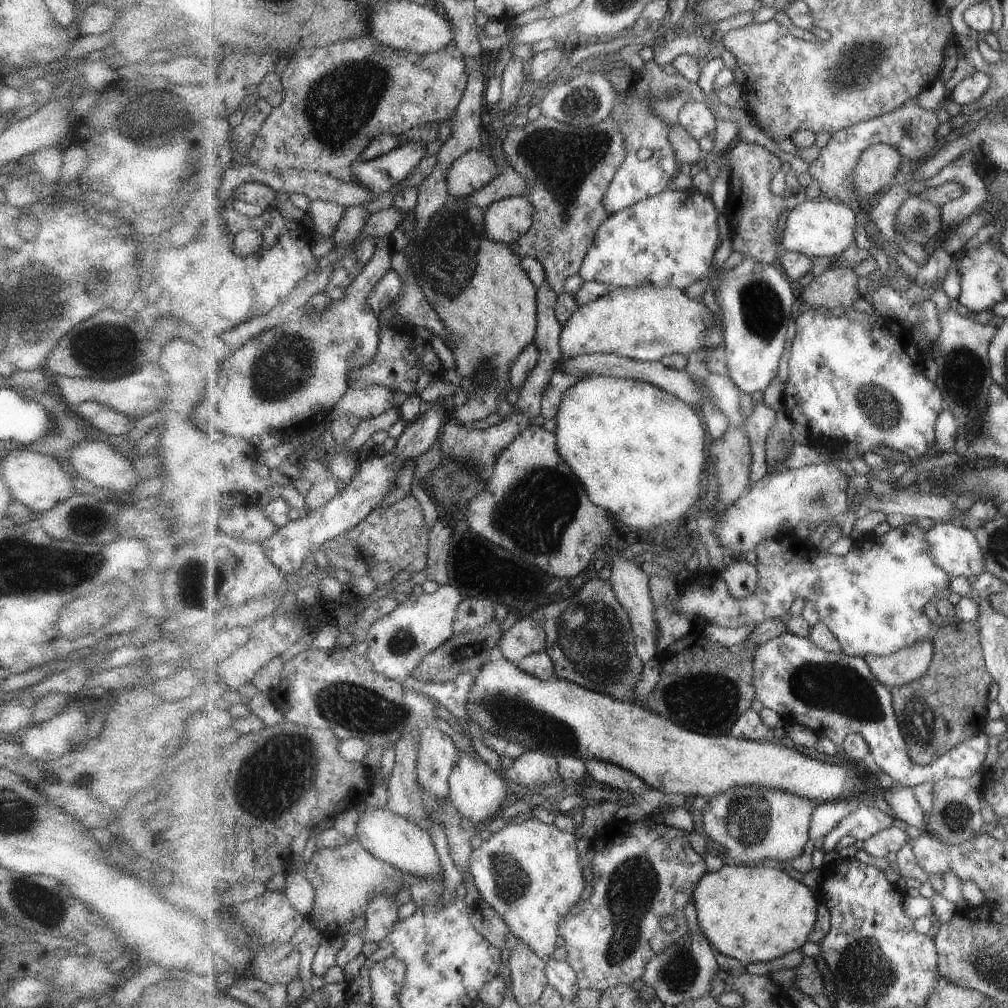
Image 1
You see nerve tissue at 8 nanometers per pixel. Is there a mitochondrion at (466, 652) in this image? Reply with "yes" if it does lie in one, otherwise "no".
yes

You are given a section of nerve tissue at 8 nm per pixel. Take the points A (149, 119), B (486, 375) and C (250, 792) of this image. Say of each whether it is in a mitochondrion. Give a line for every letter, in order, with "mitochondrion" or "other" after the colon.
A: mitochondrion
B: mitochondrion
C: mitochondrion

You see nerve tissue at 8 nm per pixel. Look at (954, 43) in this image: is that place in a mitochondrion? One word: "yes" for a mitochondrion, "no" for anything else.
no

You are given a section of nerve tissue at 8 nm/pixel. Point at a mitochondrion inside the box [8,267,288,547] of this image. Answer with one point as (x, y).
(35, 318)

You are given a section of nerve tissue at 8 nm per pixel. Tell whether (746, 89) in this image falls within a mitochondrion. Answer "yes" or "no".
no

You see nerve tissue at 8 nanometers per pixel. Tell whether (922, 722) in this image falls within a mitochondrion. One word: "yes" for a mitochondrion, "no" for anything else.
yes

